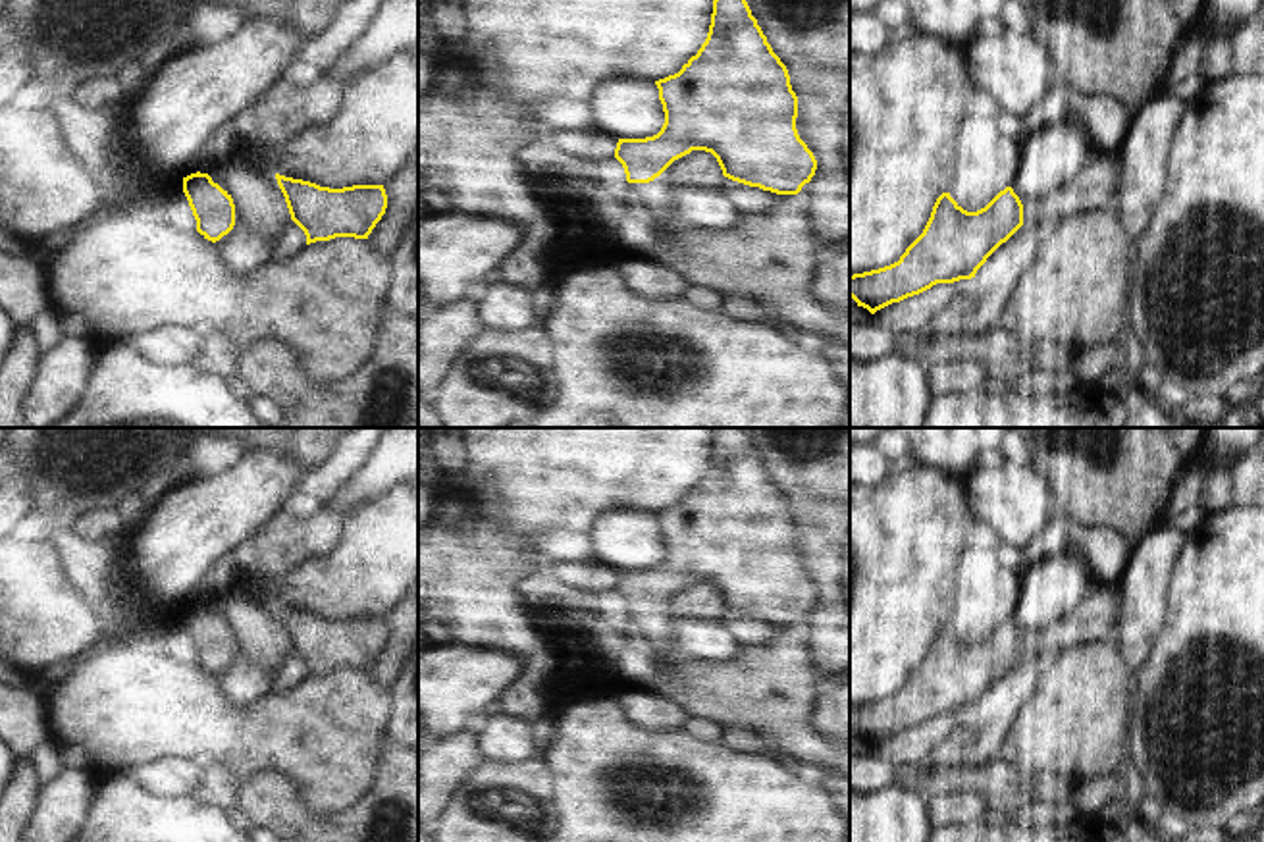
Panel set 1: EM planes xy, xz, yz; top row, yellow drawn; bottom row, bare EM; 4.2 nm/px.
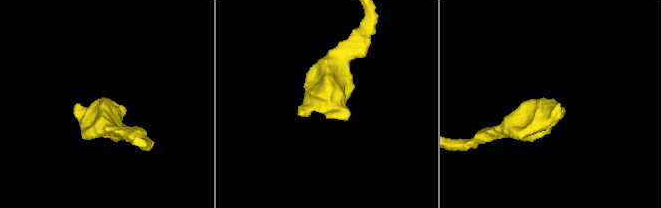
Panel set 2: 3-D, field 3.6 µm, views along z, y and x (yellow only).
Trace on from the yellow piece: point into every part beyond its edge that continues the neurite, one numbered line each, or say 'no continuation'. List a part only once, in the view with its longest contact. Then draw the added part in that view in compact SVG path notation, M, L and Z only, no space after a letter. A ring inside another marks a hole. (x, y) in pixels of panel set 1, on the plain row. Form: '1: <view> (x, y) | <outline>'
1: xz (656, 629) | M669 599L649 615L628 615L632 628L640 634L653 649L657 661L672 663L667 647L672 644L672 628L667 607Z

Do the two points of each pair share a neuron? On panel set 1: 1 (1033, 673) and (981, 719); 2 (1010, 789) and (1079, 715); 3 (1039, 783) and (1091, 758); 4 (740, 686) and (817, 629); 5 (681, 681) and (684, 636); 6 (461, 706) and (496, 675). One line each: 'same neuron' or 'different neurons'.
1: same neuron
2: different neurons
3: different neurons
4: different neurons
5: different neurons
6: same neuron

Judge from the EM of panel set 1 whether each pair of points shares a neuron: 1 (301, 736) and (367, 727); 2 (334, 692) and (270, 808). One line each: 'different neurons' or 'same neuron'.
1: same neuron
2: different neurons

